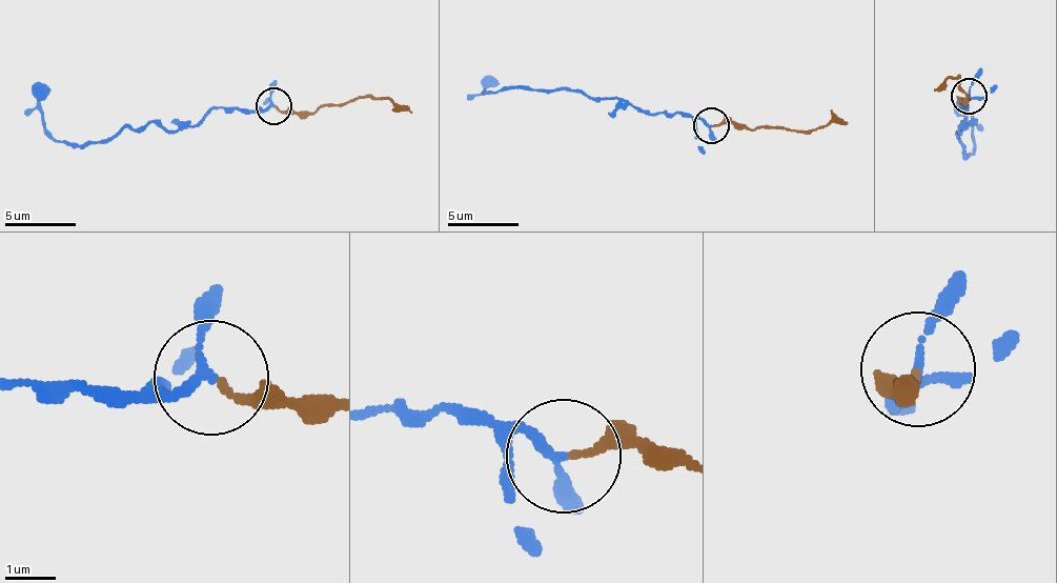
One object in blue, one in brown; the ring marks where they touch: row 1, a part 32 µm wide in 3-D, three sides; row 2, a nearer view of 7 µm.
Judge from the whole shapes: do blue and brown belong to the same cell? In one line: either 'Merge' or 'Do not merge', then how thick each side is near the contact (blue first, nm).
Merge. Thickness 160 nm (blue) against 150 nm

